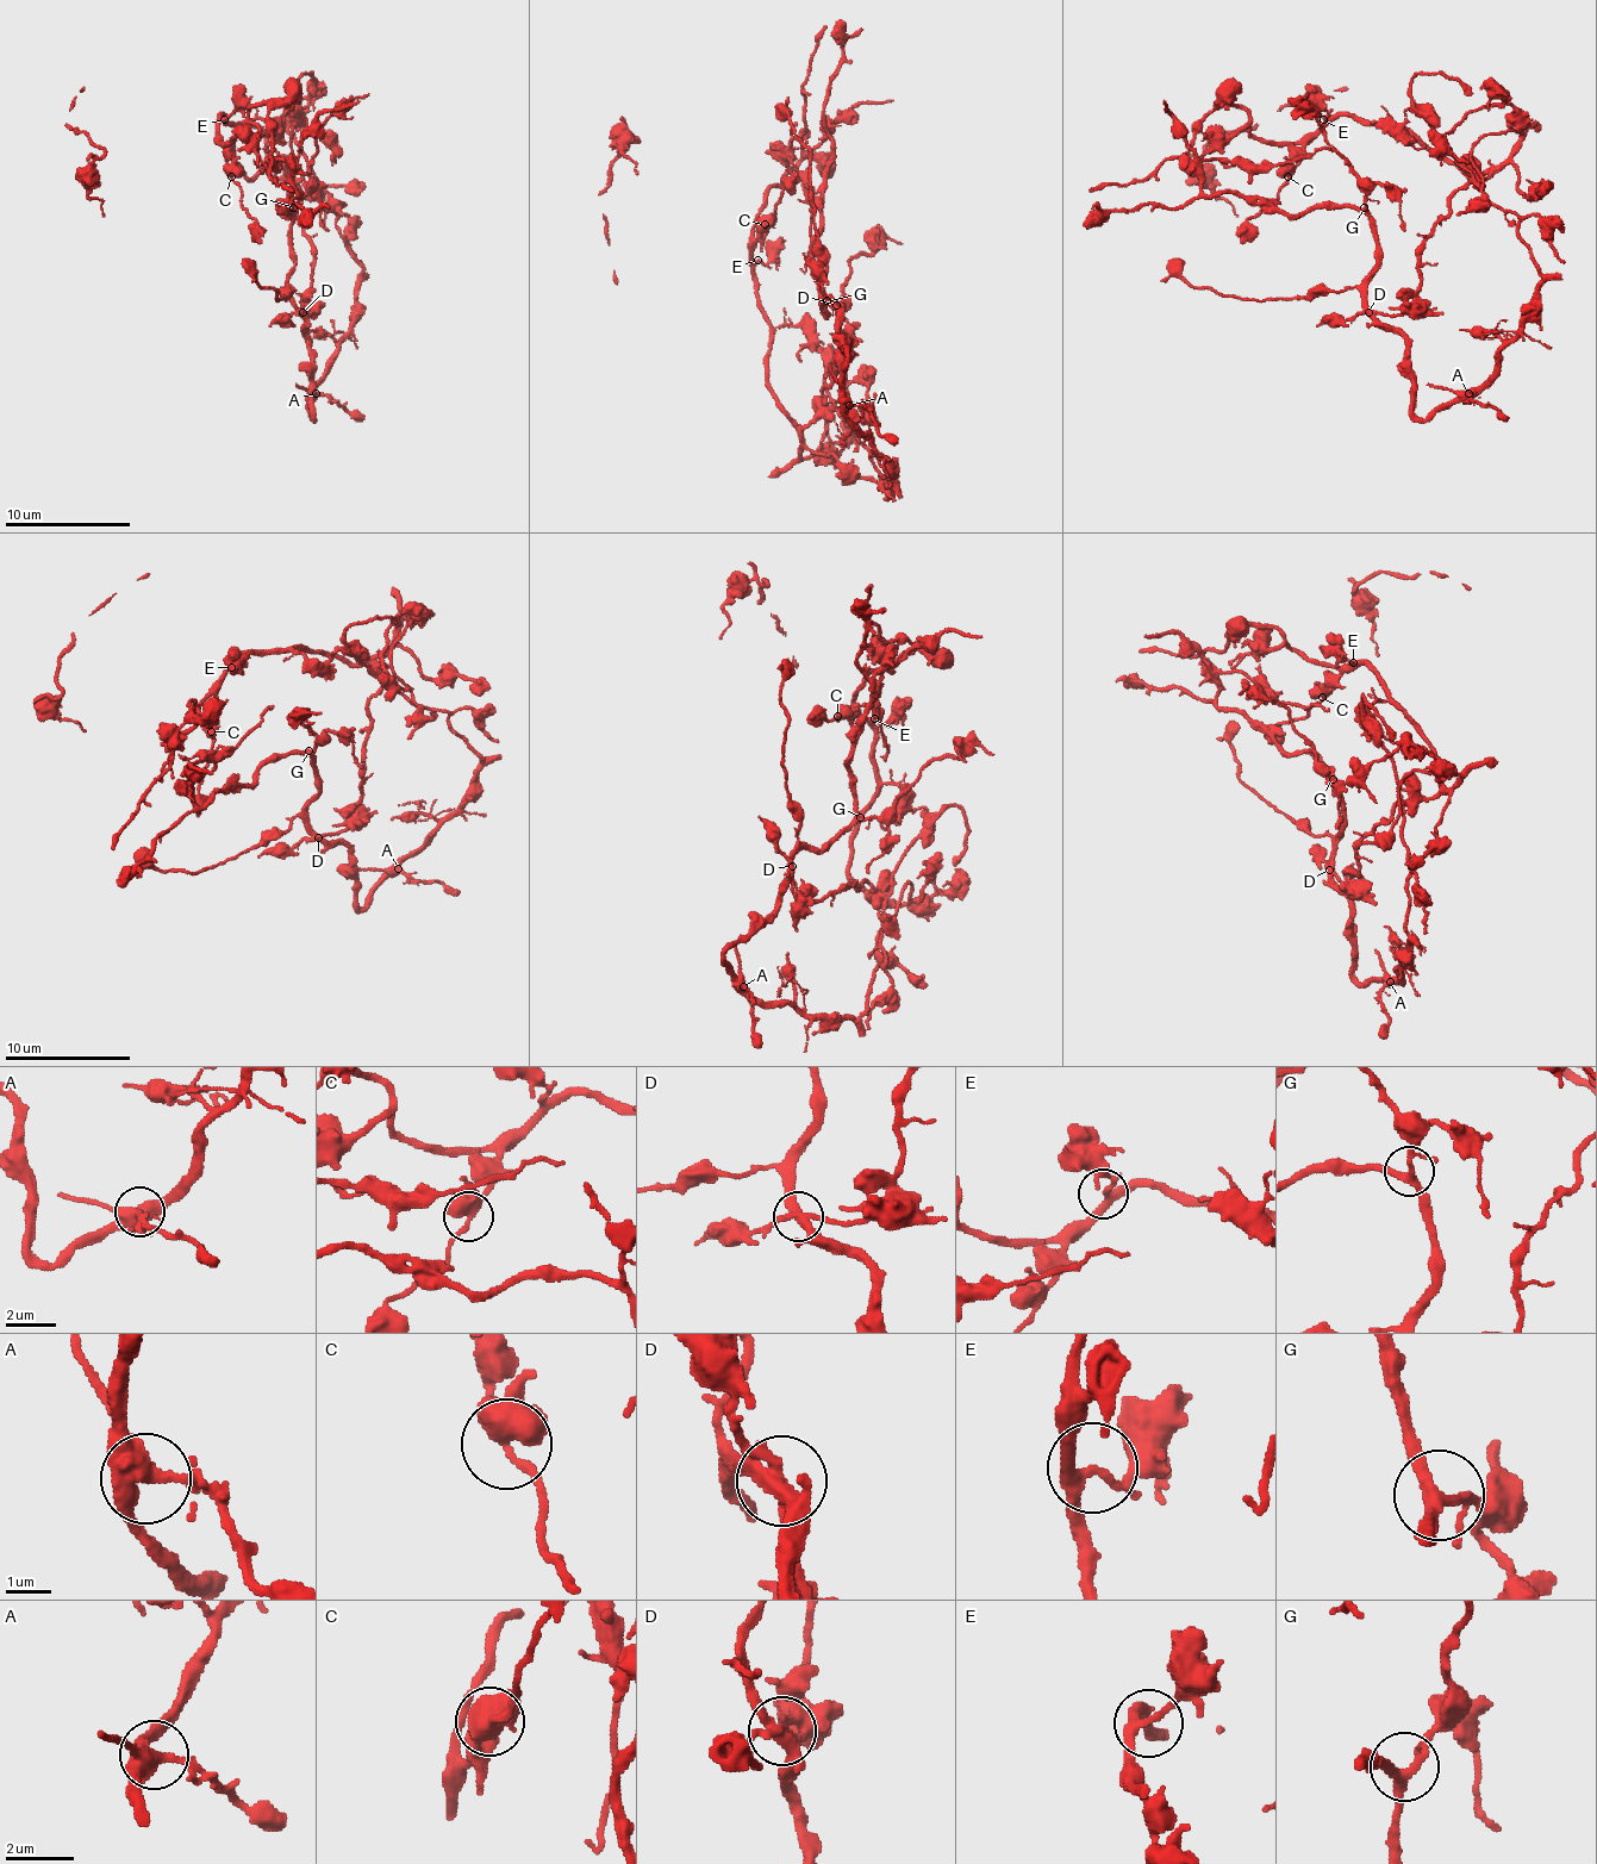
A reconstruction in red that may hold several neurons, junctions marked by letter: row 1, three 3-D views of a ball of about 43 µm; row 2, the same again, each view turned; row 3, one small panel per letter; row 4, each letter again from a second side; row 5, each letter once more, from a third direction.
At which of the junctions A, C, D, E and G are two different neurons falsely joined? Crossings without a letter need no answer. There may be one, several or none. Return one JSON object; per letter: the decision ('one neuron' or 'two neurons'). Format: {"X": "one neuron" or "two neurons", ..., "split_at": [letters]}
{"A": "one neuron", "C": "one neuron", "D": "two neurons", "E": "one neuron", "G": "one neuron", "split_at": ["D"]}

